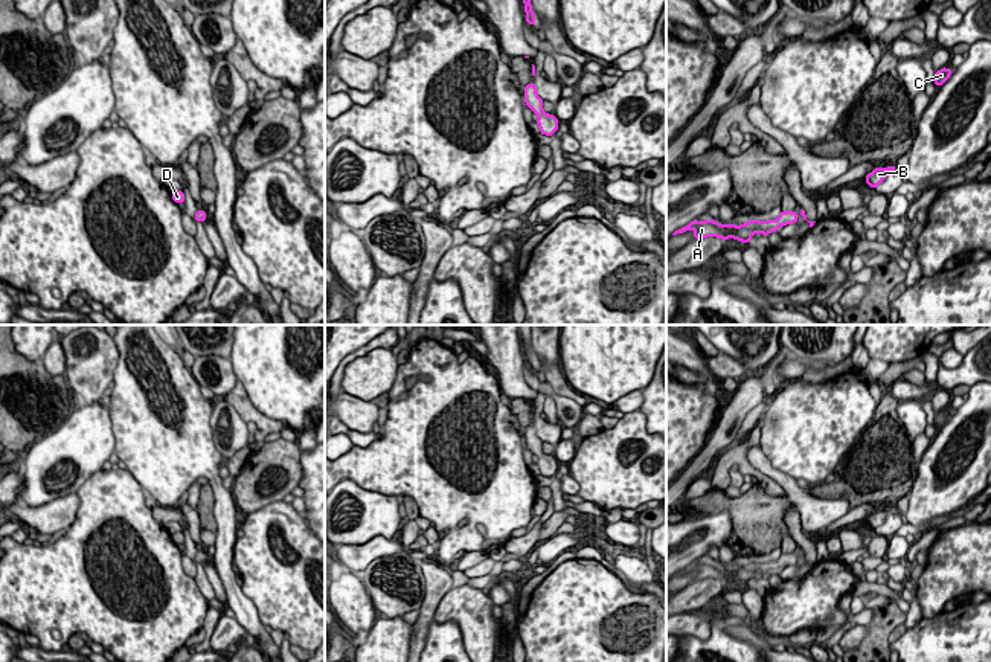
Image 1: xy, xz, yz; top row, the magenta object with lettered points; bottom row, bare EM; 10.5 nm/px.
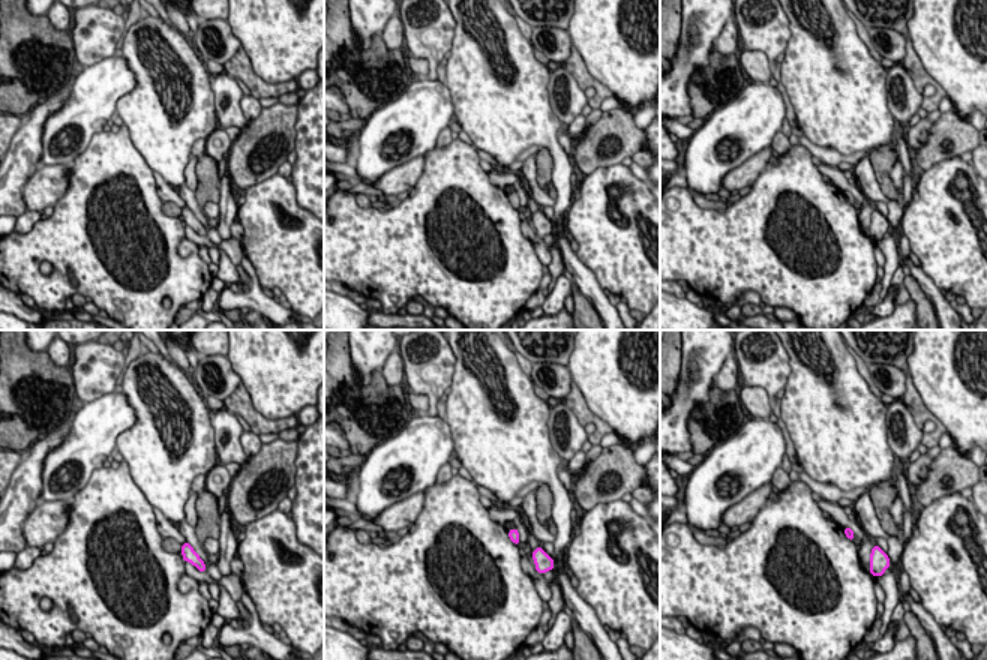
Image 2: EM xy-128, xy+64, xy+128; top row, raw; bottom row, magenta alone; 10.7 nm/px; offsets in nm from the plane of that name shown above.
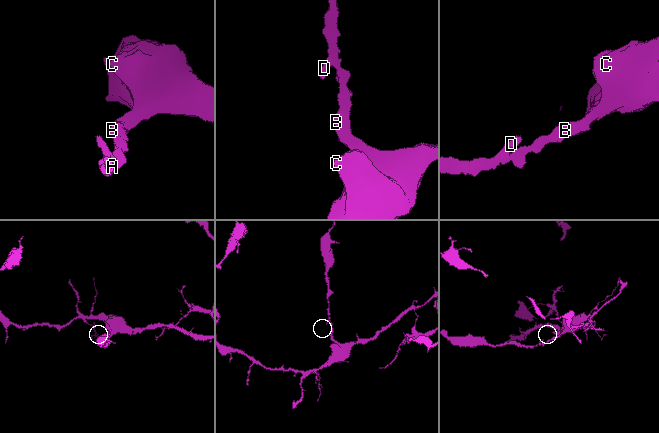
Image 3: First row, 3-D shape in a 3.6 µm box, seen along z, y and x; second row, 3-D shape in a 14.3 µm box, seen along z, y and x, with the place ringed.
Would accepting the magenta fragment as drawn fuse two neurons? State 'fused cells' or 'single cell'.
single cell

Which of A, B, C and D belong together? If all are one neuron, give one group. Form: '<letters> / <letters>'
A B C D

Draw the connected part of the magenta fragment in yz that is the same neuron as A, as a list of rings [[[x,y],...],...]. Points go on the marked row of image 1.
[[[781,210],[781,215],[778,217],[776,221],[750,220],[749,223],[744,223],[741,226],[720,224],[718,221],[712,221],[709,218],[703,223],[692,220],[688,226],[675,230],[672,235],[683,233],[689,229],[694,229],[695,230],[694,239],[706,238],[706,236],[718,236],[724,241],[727,238],[735,238],[741,243],[750,243],[753,233],[761,232],[762,235],[768,235],[775,230],[779,230],[781,226],[796,223],[797,217],[799,215],[794,210],[790,212]]]

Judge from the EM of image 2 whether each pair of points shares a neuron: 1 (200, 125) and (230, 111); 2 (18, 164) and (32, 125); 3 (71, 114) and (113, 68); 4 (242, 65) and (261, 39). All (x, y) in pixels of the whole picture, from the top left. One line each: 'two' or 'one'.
1: two
2: one
3: one
4: two

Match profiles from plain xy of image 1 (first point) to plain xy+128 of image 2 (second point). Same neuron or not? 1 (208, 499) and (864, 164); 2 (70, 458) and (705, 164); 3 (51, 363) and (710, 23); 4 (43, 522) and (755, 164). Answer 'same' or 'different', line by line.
1: different
2: same
3: different
4: same

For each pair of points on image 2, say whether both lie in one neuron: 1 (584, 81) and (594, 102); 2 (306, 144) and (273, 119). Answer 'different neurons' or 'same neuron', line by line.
1: same neuron
2: different neurons

